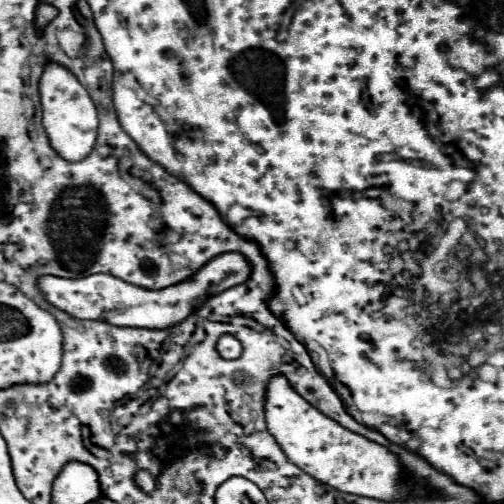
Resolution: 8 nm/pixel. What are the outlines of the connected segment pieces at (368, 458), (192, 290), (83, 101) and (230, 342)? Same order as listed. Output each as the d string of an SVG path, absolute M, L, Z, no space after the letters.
M275 374L267 382L265 422L270 434L295 466L339 492L383 502L403 502L415 496L433 494L433 490L421 484L421 480L403 480L409 474L405 474L399 458L387 446L343 428L339 422L327 418L305 398L301 398L291 388L285 374Z
M227 252L227 254L211 260L211 264L207 264L207 268L201 268L195 276L191 276L191 280L185 280L183 284L175 284L175 286L163 288L163 290L145 290L145 288L127 284L127 282L123 282L111 274L91 274L85 278L61 278L61 276L49 274L49 276L41 276L37 280L37 288L45 296L47 302L51 302L55 308L71 314L73 318L105 320L105 322L115 324L115 326L131 326L131 328L169 328L169 326L175 326L181 320L185 320L199 304L203 304L203 300L207 300L207 296L219 294L223 288L245 284L251 278L251 270L253 268L243 254Z
M47 64L41 84L41 104L43 104L43 126L49 134L51 146L69 162L79 162L93 150L97 140L99 119L97 108L85 87L59 64Z
M225 334L217 342L217 352L226 360L237 359L243 351L242 344L231 334Z

